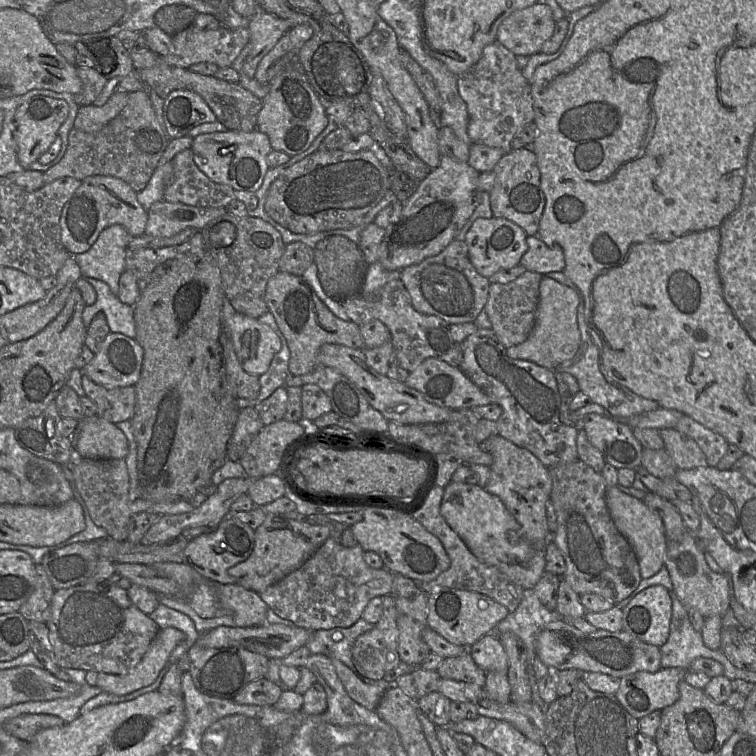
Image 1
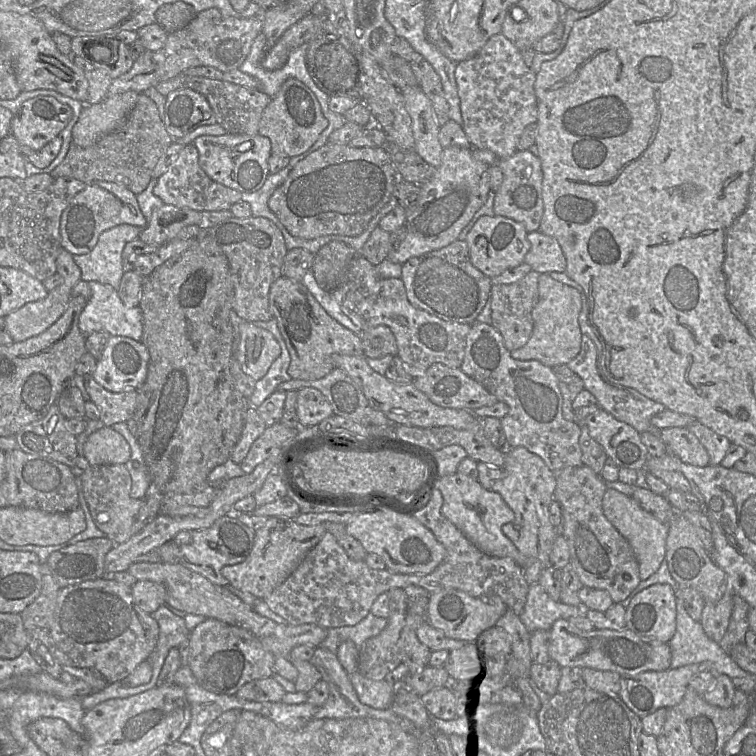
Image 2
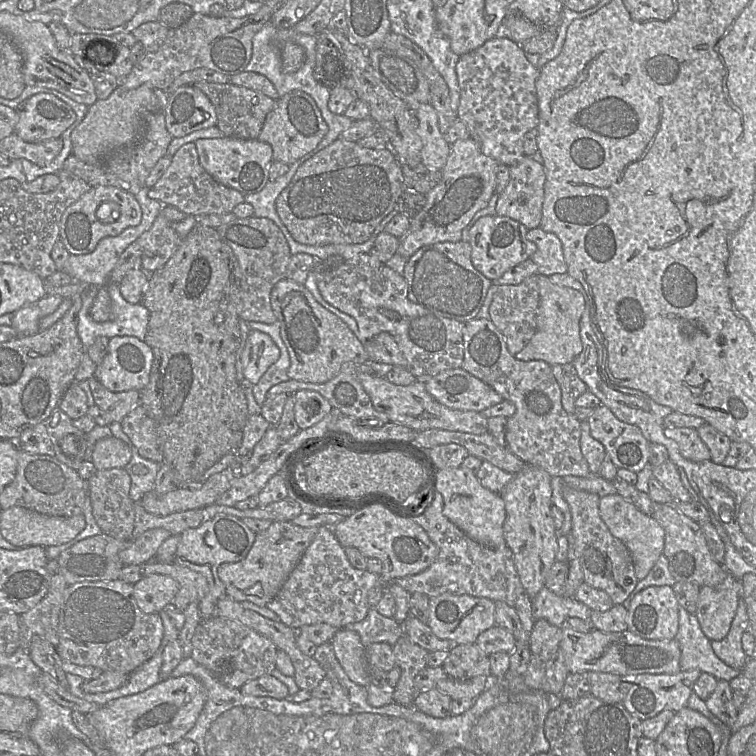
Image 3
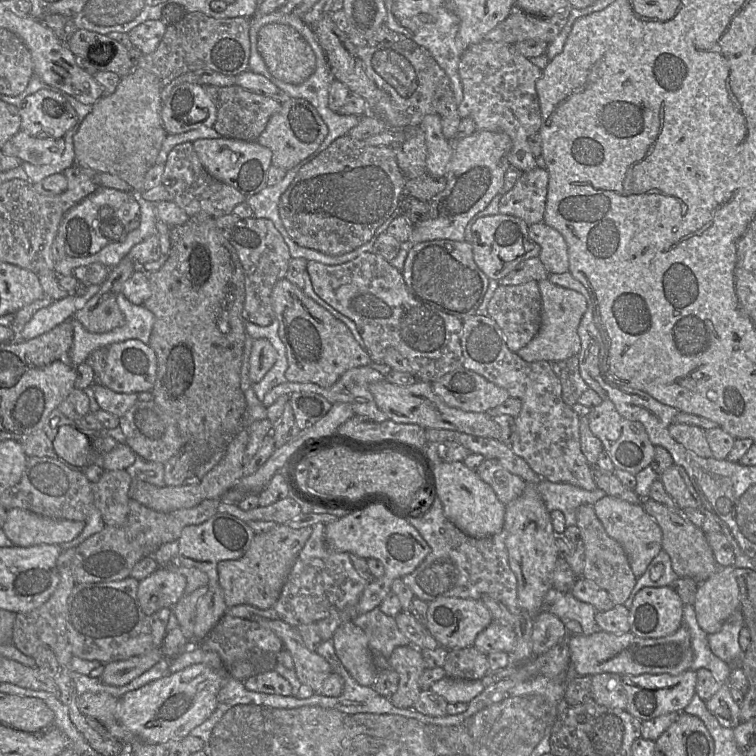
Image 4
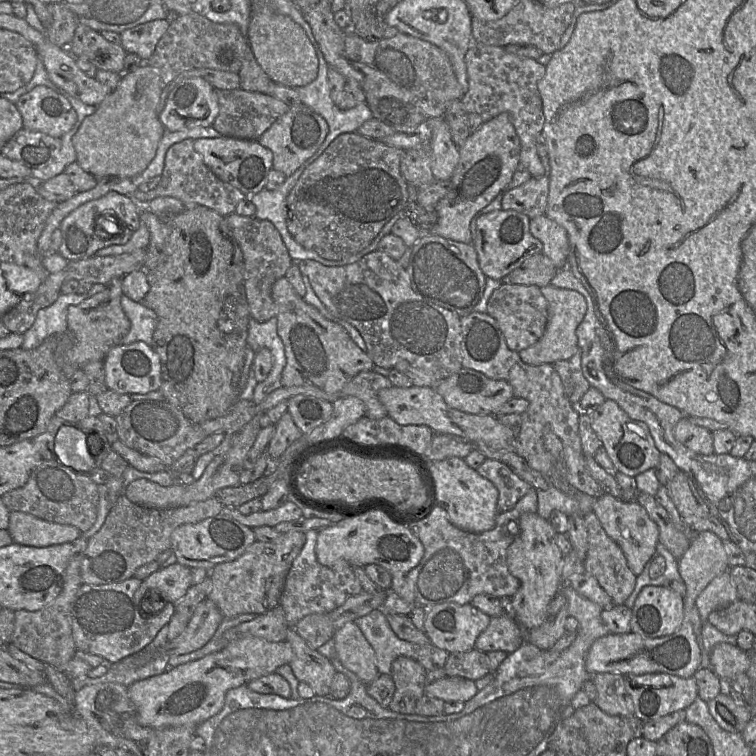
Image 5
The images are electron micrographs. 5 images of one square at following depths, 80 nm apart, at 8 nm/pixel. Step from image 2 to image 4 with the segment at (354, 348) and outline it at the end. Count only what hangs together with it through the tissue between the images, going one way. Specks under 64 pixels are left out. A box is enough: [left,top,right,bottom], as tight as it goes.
[271,279,371,387]

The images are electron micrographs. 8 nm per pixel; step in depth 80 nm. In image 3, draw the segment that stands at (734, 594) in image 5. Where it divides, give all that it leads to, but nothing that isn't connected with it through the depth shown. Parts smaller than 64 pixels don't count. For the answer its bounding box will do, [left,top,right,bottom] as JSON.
[696,574,741,639]

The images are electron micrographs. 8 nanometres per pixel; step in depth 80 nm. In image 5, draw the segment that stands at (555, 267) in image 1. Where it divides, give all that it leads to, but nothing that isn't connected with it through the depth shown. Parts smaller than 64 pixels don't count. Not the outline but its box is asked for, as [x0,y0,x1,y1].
[530,214,570,269]

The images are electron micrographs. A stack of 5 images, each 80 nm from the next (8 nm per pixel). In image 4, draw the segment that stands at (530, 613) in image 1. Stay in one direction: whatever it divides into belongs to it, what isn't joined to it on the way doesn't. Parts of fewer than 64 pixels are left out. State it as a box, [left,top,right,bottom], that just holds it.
[541,588,601,635]

